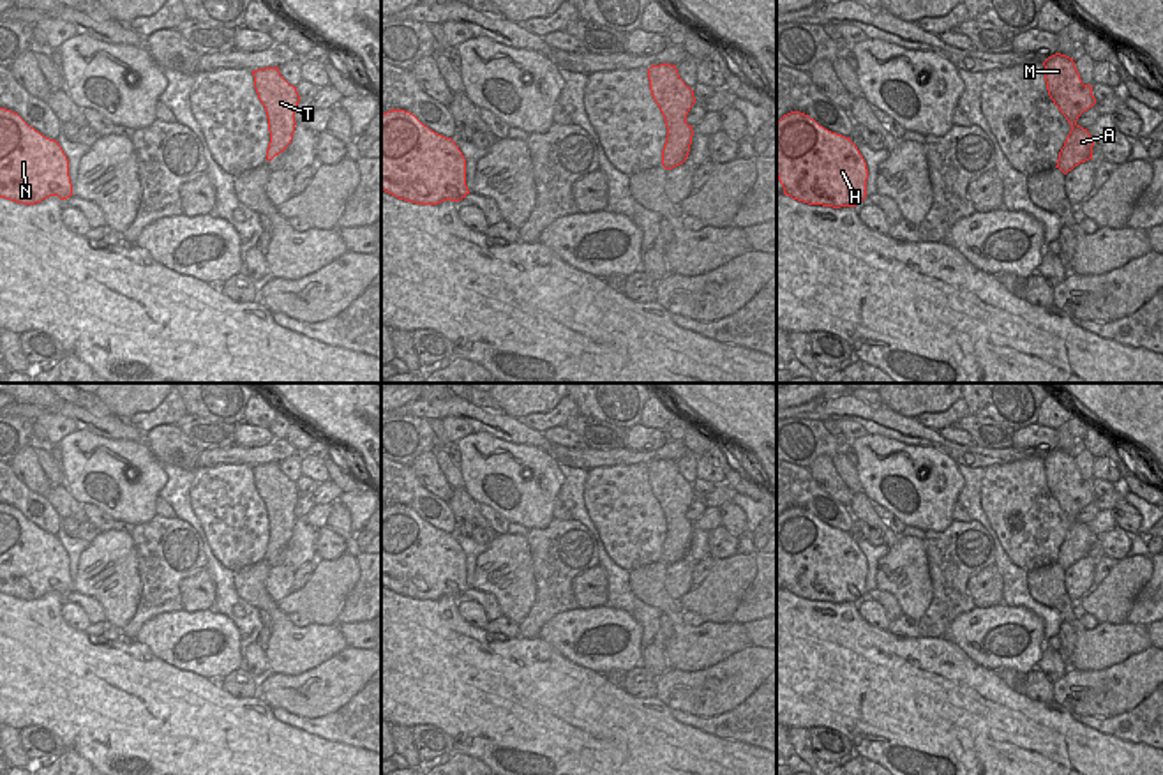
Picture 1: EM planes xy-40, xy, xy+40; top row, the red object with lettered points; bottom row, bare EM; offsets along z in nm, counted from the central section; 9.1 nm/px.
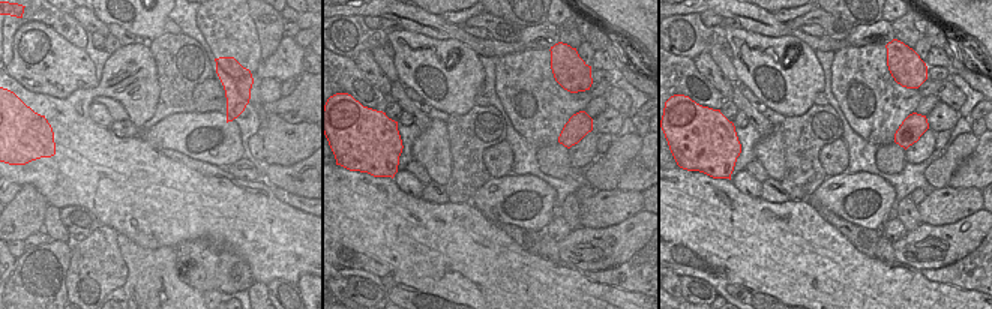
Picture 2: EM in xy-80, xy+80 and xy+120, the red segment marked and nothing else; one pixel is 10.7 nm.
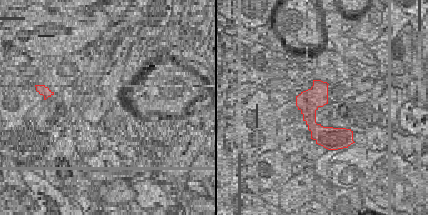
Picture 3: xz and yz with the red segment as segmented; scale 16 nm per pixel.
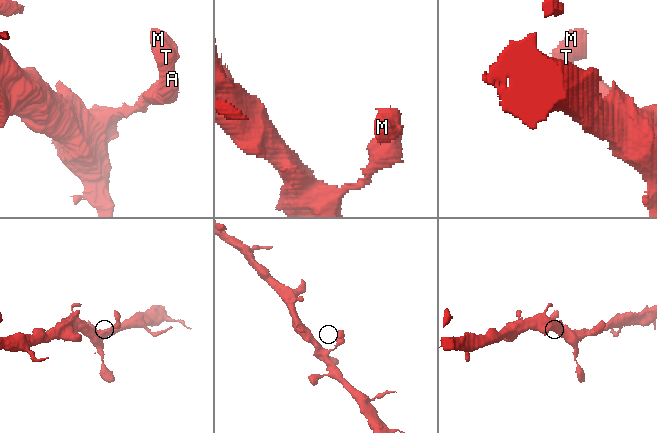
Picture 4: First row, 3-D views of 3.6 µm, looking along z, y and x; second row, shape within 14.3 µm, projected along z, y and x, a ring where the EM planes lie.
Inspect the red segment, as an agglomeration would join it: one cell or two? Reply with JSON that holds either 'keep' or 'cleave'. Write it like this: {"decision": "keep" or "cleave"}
{"decision": "keep"}

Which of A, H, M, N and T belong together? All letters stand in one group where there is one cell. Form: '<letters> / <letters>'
A H M N T

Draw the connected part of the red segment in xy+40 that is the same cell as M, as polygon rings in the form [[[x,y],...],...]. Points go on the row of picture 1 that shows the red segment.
[[[1055,53],[1043,65],[1048,95],[1071,125],[1055,166],[1066,175],[1080,162],[1092,159],[1094,139],[1077,120],[1096,104],[1096,99],[1092,87],[1082,83],[1073,58]]]

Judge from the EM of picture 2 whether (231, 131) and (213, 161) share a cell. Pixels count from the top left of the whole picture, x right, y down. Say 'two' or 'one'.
two

